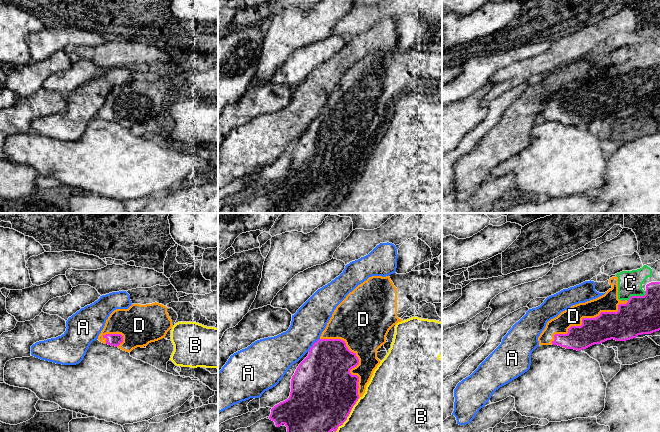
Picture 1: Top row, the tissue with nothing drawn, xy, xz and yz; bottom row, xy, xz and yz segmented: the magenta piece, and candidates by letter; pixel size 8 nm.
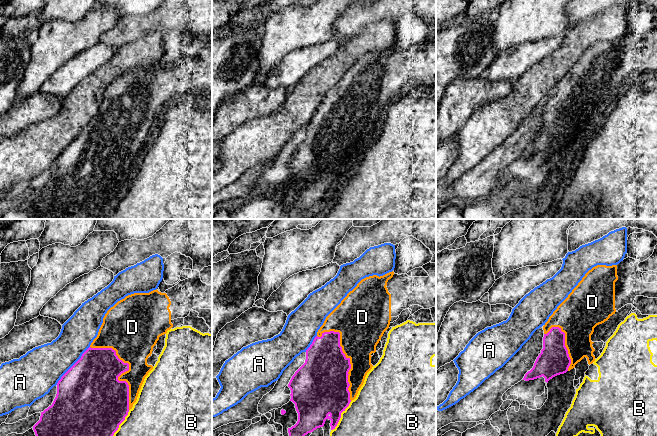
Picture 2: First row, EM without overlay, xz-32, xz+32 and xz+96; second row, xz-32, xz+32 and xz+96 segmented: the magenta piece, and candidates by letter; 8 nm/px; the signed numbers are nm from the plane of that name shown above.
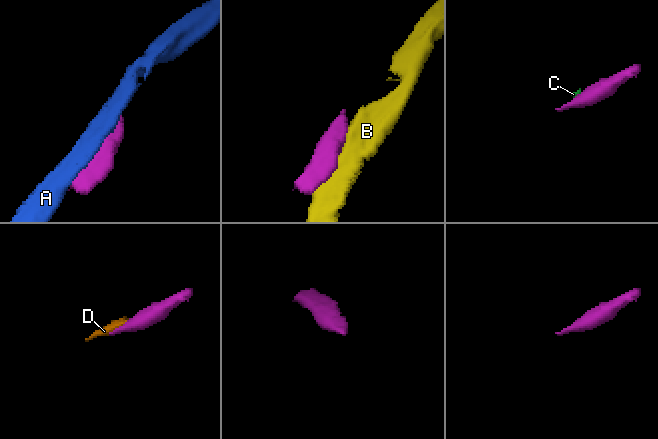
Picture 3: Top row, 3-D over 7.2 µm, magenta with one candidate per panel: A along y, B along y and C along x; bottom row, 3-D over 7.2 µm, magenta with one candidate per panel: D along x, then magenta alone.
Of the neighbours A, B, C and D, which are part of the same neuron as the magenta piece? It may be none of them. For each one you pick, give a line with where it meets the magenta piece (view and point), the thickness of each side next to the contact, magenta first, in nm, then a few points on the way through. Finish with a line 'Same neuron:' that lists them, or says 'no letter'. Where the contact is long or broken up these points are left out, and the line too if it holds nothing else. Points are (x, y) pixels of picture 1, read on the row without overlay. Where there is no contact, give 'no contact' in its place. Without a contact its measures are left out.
C: contact yz (636, 72); calibres 300 and 190 nm
D: contact yz (586, 94); calibres 220 and 150 nm
Same neuron: C, D

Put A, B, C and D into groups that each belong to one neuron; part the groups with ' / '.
A / B / C D

